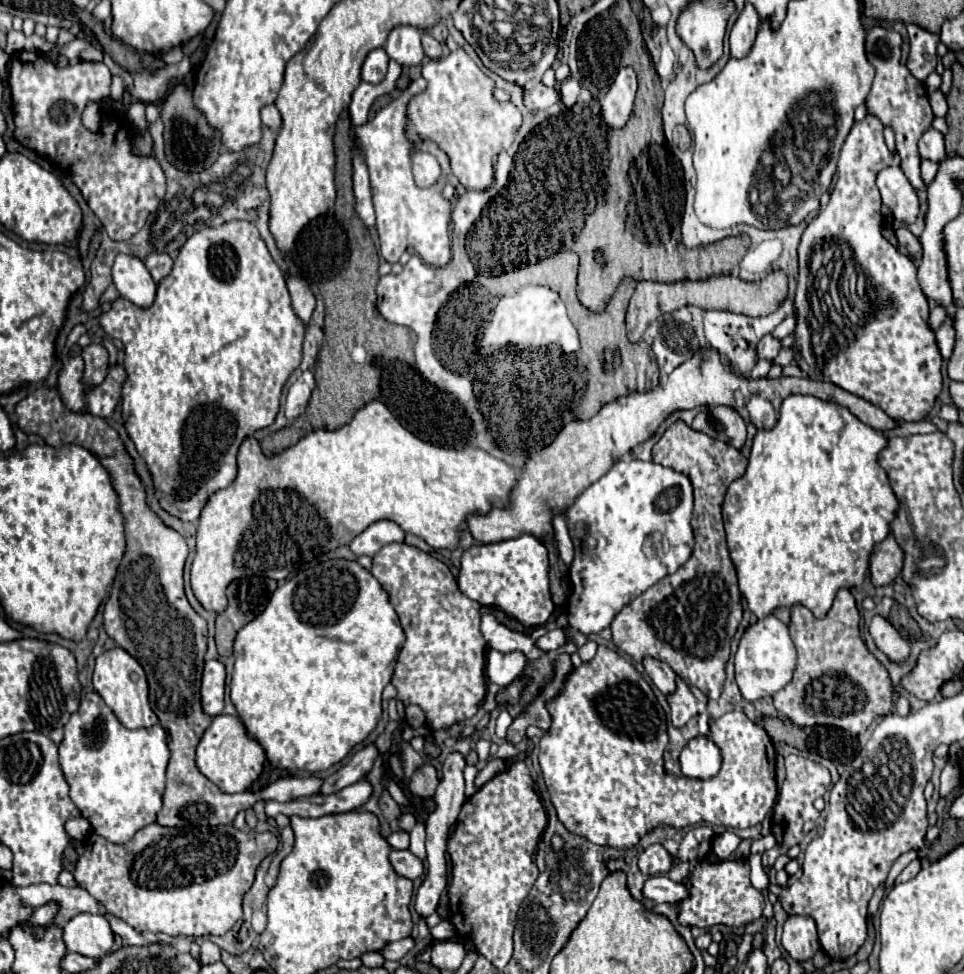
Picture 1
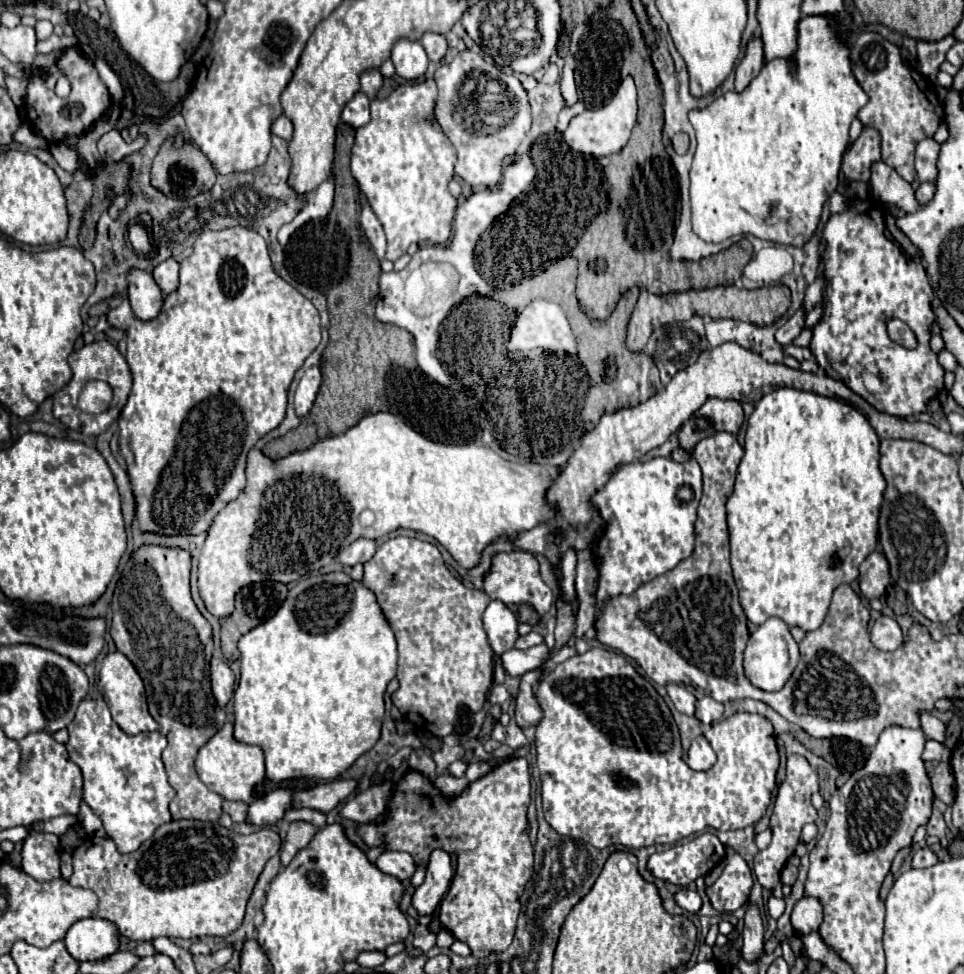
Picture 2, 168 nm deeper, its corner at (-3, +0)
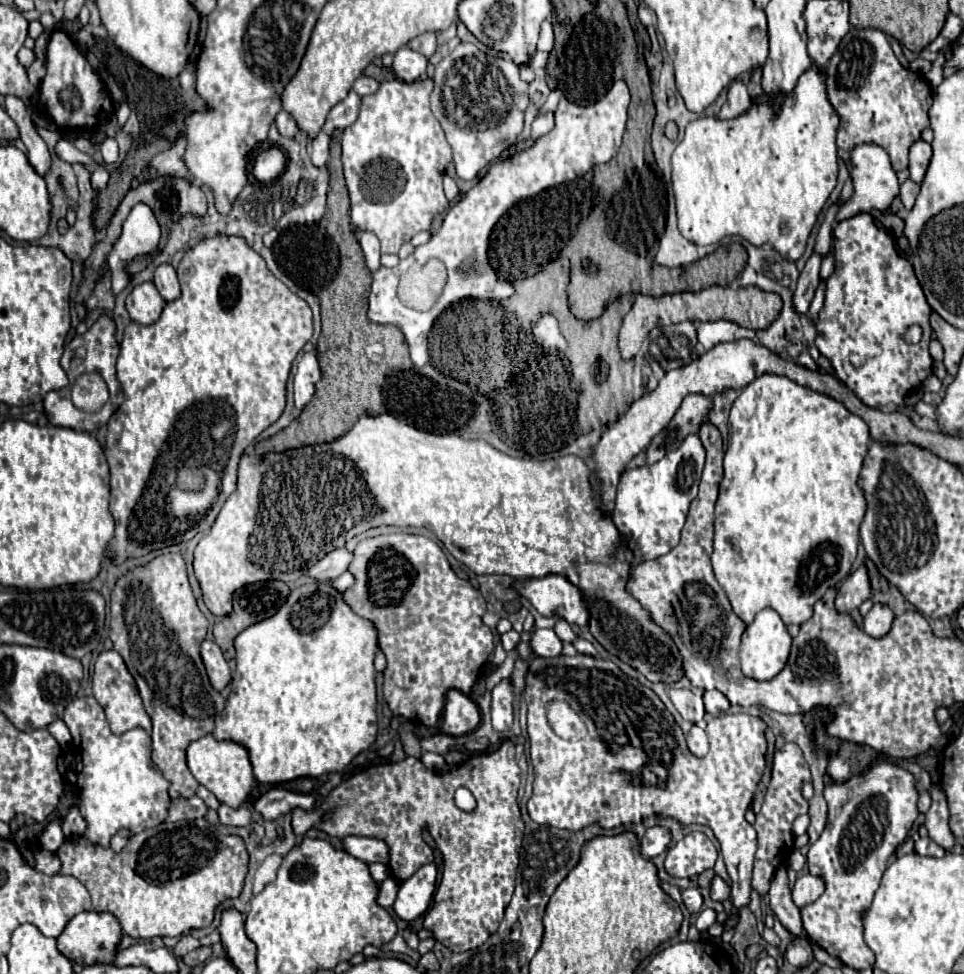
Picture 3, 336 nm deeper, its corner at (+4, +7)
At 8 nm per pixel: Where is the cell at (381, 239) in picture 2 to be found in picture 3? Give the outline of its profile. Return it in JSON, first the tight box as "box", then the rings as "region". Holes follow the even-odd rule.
{"box":[357,231,379,271],"region":[[[357,231],[357,239],[361,243],[361,249],[365,253],[365,261],[367,261],[367,267],[371,271],[377,271],[379,269],[379,241],[377,241],[377,235],[375,233],[369,233],[369,231]]]}

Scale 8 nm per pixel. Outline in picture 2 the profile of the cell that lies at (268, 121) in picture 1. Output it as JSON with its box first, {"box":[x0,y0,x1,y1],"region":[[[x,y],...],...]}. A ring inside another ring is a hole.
{"box":[272,116,294,140],"region":[[[286,116],[276,118],[274,124],[272,124],[272,134],[280,136],[280,138],[284,138],[284,140],[290,140],[292,134],[294,134],[294,130],[292,130],[292,122],[290,122]]]}

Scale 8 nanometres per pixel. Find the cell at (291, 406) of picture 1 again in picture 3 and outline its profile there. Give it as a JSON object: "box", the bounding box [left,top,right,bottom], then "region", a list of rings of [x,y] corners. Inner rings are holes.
{"box":[293,353,321,409],"region":[[[305,353],[297,365],[297,373],[293,379],[293,399],[295,399],[295,407],[303,409],[313,393],[315,393],[315,383],[319,381],[321,371],[319,371],[319,363],[315,353]]]}

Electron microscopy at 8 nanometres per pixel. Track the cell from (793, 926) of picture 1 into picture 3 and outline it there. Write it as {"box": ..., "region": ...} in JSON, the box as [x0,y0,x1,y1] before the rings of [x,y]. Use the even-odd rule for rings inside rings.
{"box":[793,875,825,909],"region":[[[803,875],[797,879],[797,883],[793,885],[793,903],[803,909],[805,905],[811,905],[813,901],[817,901],[821,897],[821,893],[825,891],[825,885],[819,877],[813,875]]]}

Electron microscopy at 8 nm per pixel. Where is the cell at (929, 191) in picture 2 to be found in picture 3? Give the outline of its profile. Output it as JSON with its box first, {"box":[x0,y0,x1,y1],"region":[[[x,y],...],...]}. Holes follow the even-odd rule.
{"box":[899,179,919,209],"region":[[[907,179],[907,181],[901,185],[899,197],[901,197],[905,209],[911,209],[911,207],[913,207],[913,203],[915,203],[915,199],[917,199],[917,193],[919,193],[919,185],[917,185],[915,181]]]}

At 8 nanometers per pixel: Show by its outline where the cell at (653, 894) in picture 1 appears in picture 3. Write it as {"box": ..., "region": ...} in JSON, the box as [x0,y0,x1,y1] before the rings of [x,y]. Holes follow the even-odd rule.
{"box":[681,887,703,913],"region":[[[689,887],[689,889],[683,889],[681,895],[683,895],[683,903],[685,903],[685,907],[687,907],[691,913],[697,913],[697,911],[701,909],[701,905],[703,905],[703,897],[701,897],[699,889]]]}

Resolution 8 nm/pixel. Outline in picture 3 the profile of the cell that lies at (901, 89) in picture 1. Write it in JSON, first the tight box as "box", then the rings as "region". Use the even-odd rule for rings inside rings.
{"box":[827,27,933,171],"region":[[[853,27],[843,37],[835,55],[829,59],[827,91],[841,117],[837,131],[837,147],[841,153],[851,151],[861,143],[875,143],[889,153],[895,171],[907,169],[911,143],[929,127],[927,113],[933,103],[933,91],[925,79],[897,61],[883,31]]]}

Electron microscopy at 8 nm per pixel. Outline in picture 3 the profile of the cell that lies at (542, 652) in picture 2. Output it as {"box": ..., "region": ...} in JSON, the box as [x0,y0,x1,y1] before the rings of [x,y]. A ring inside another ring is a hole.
{"box":[529,629,561,657],"region":[[[535,629],[529,641],[529,649],[537,657],[557,657],[561,655],[561,639],[553,629]]]}

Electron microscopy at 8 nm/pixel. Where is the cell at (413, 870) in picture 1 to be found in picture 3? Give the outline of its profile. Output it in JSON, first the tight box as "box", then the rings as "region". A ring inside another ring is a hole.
{"box":[343,837,389,865],"region":[[[347,837],[343,839],[345,851],[351,853],[353,857],[365,861],[365,863],[383,863],[389,865],[389,847],[381,839],[371,839],[371,837]]]}

